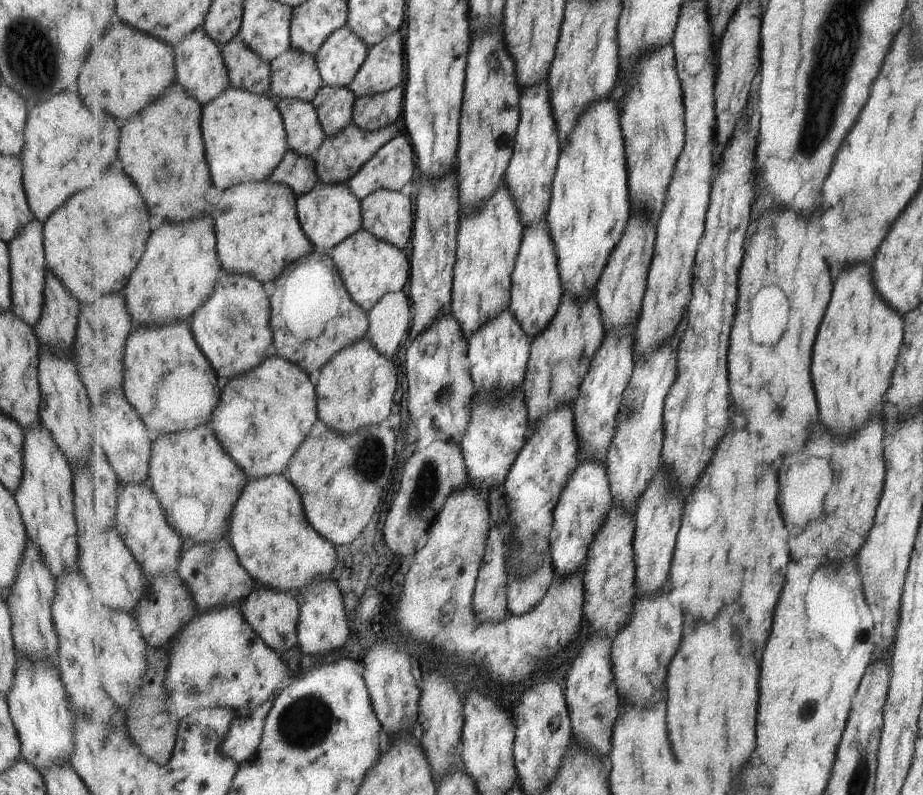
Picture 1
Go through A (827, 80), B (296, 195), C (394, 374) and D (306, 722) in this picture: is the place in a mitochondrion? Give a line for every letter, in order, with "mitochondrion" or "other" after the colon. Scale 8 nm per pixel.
A: mitochondrion
B: other
C: other
D: mitochondrion

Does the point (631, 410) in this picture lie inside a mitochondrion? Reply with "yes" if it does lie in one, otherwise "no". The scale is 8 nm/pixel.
yes

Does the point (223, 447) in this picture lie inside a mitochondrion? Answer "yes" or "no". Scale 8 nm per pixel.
no

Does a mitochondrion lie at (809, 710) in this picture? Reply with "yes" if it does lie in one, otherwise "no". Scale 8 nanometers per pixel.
yes

